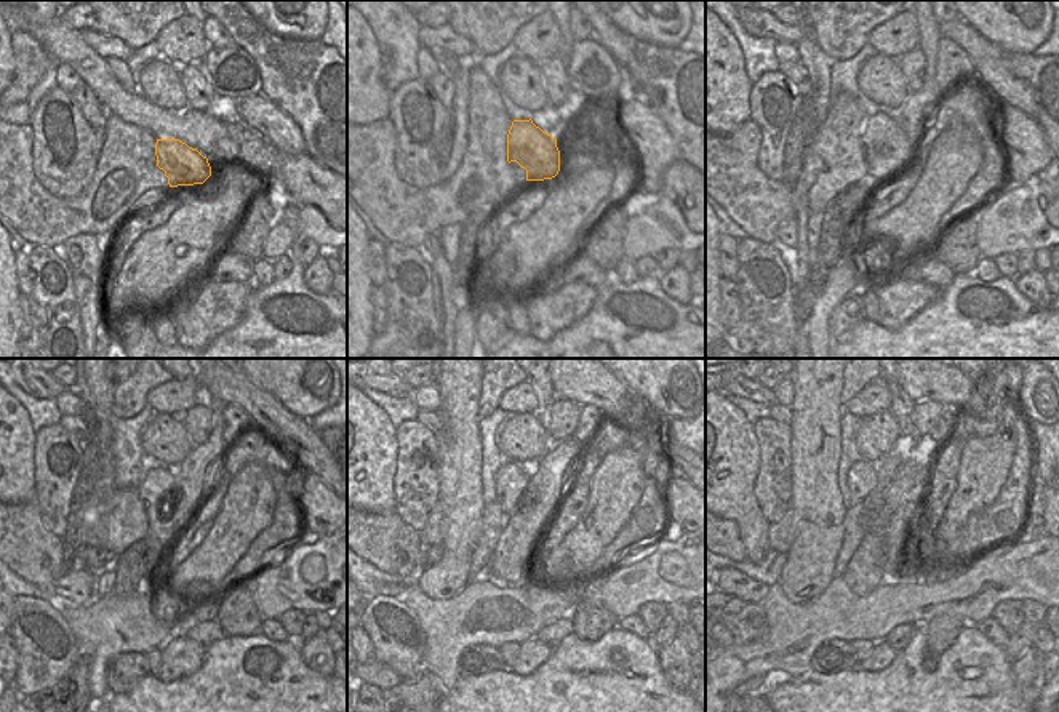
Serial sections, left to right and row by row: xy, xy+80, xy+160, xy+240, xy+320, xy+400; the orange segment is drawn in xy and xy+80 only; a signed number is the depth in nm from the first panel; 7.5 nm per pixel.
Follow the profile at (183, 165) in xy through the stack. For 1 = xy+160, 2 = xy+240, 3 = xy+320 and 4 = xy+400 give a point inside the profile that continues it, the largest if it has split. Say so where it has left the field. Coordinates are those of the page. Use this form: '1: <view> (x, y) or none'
1: xy+160 (883, 141)
2: xy+240 (159, 484)
3: xy+320 (512, 480)
4: xy+400 (863, 477)

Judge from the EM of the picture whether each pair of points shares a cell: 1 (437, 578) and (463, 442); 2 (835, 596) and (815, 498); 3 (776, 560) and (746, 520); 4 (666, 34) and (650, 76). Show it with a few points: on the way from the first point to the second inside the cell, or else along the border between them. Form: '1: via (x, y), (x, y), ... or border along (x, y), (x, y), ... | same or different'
1: via (459, 544), (461, 476) | same
2: border along (834, 578), (818, 596), (802, 602) | different
3: border along (770, 549), (759, 562), (747, 560) | different
4: border along (626, 32), (645, 42), (677, 47) | different

